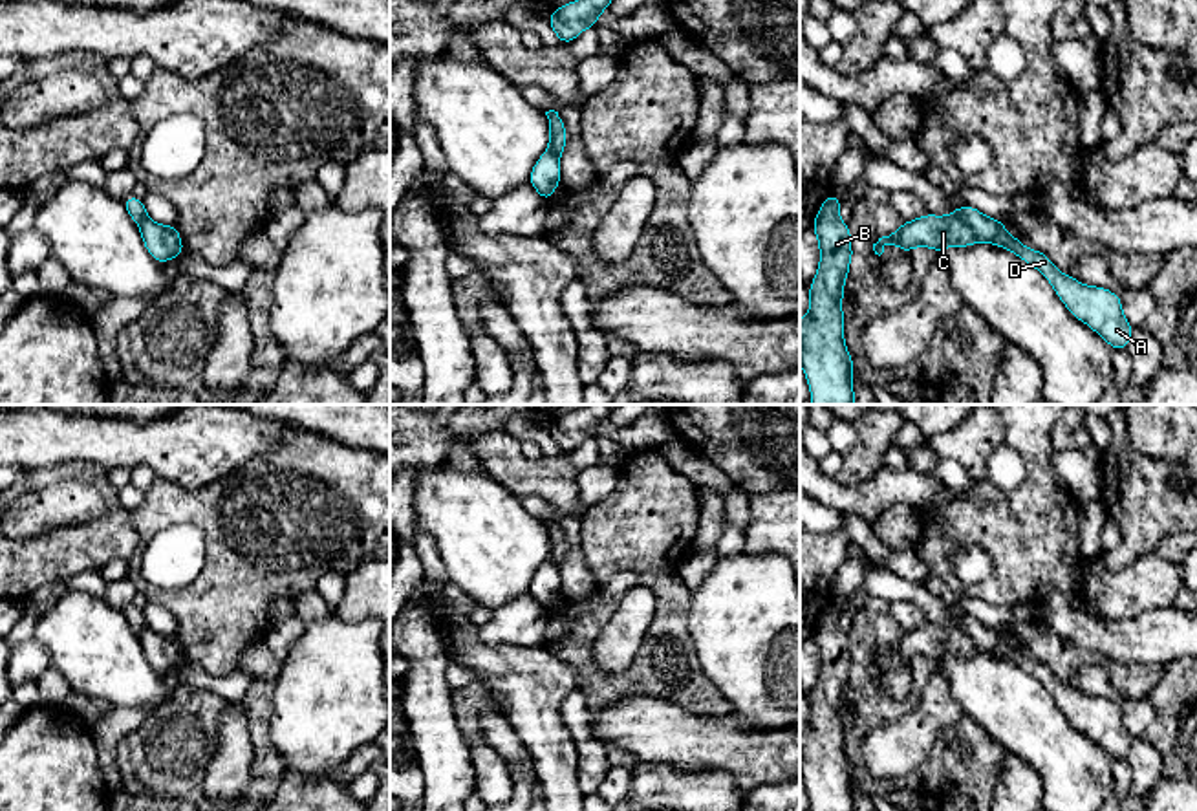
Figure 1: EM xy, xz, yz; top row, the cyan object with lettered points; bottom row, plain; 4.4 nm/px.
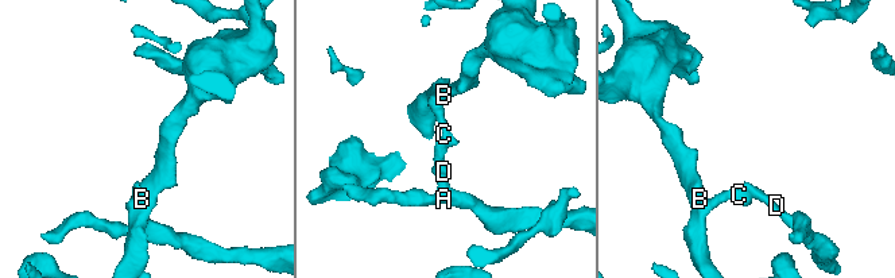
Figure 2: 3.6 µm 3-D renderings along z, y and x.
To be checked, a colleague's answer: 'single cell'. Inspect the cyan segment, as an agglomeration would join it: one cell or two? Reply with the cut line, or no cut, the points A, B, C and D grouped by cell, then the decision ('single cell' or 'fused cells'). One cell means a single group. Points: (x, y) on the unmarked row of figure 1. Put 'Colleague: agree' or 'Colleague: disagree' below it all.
cut in yz along (952, 623), (980, 648); A D / B C; fused cells
Colleague: disagree

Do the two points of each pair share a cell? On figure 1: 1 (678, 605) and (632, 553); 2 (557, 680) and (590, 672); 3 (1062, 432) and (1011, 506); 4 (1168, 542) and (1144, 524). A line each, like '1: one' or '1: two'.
1: two
2: two
3: two
4: two

